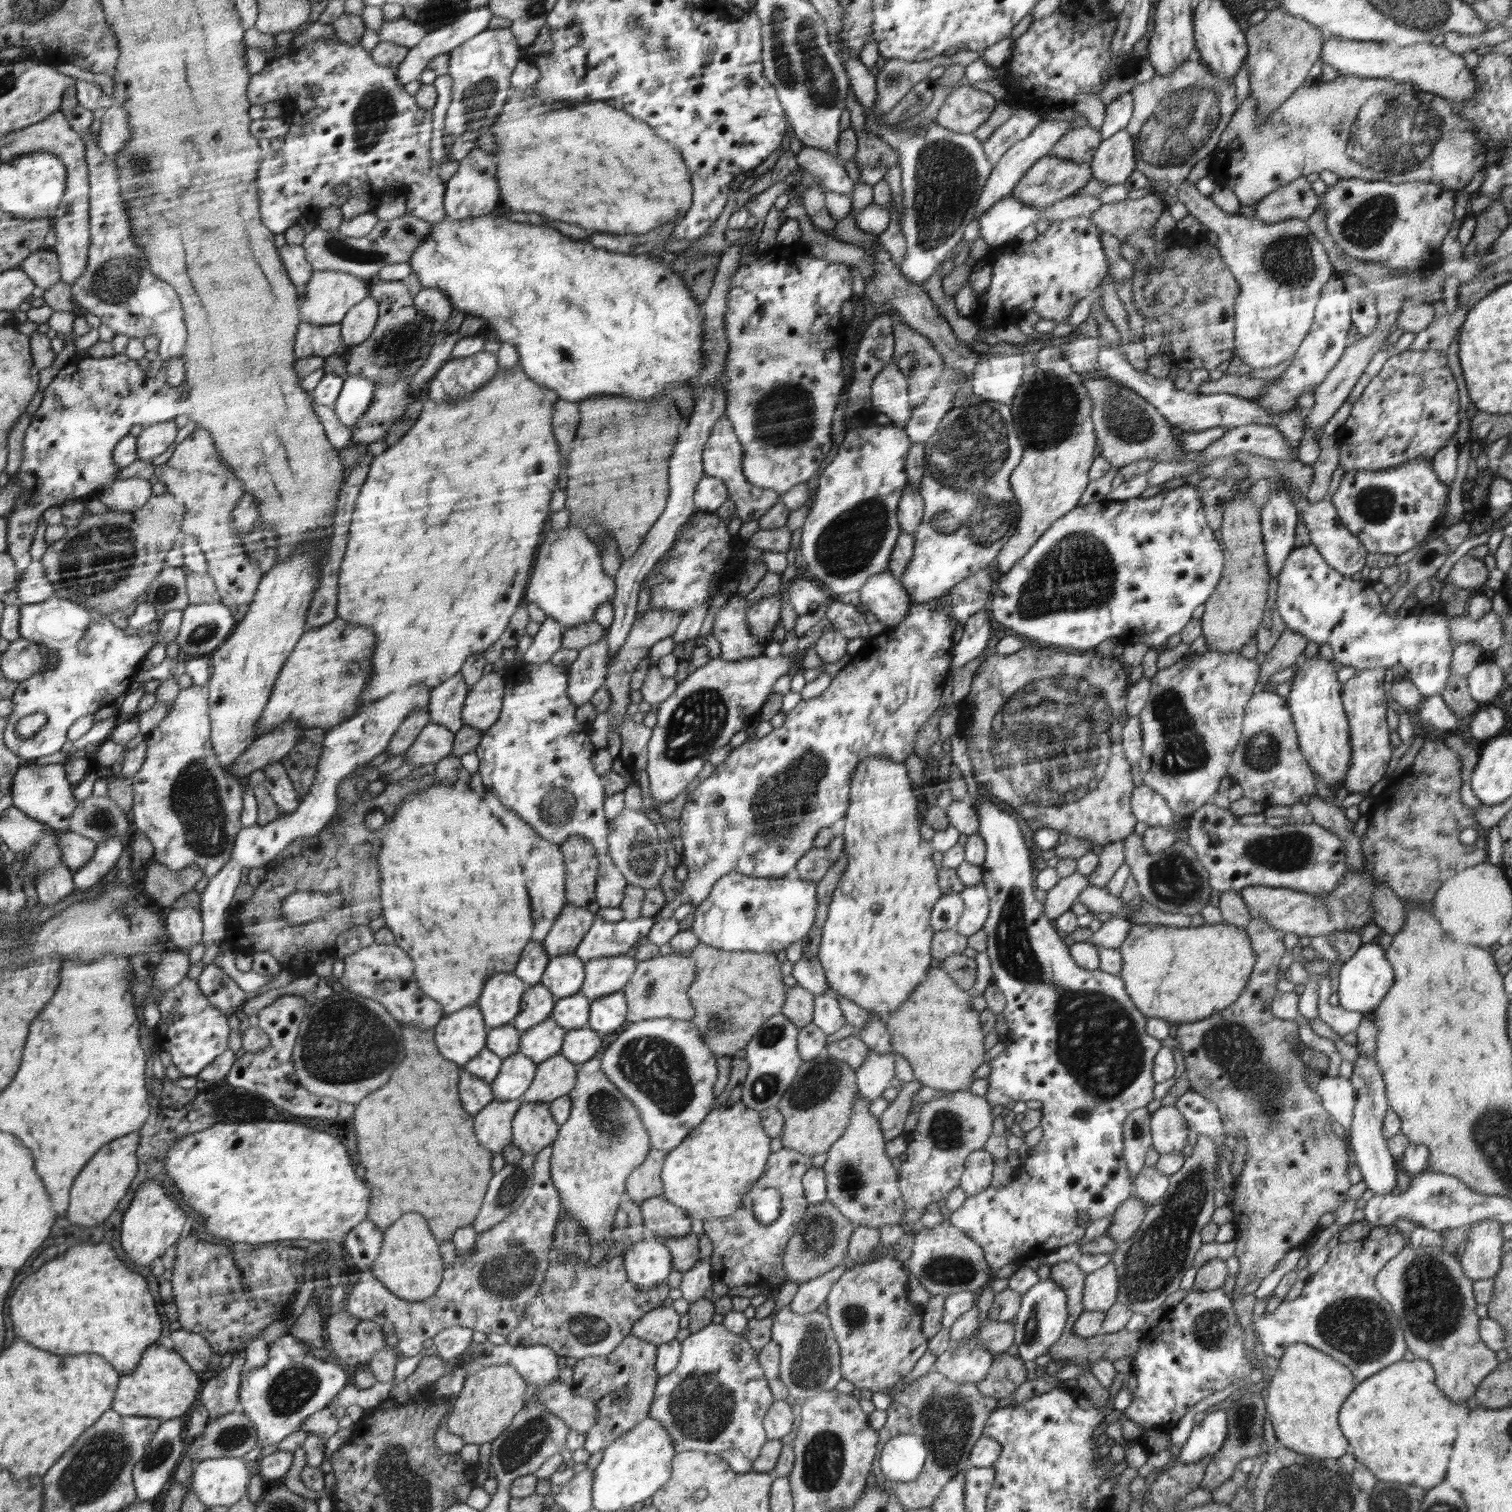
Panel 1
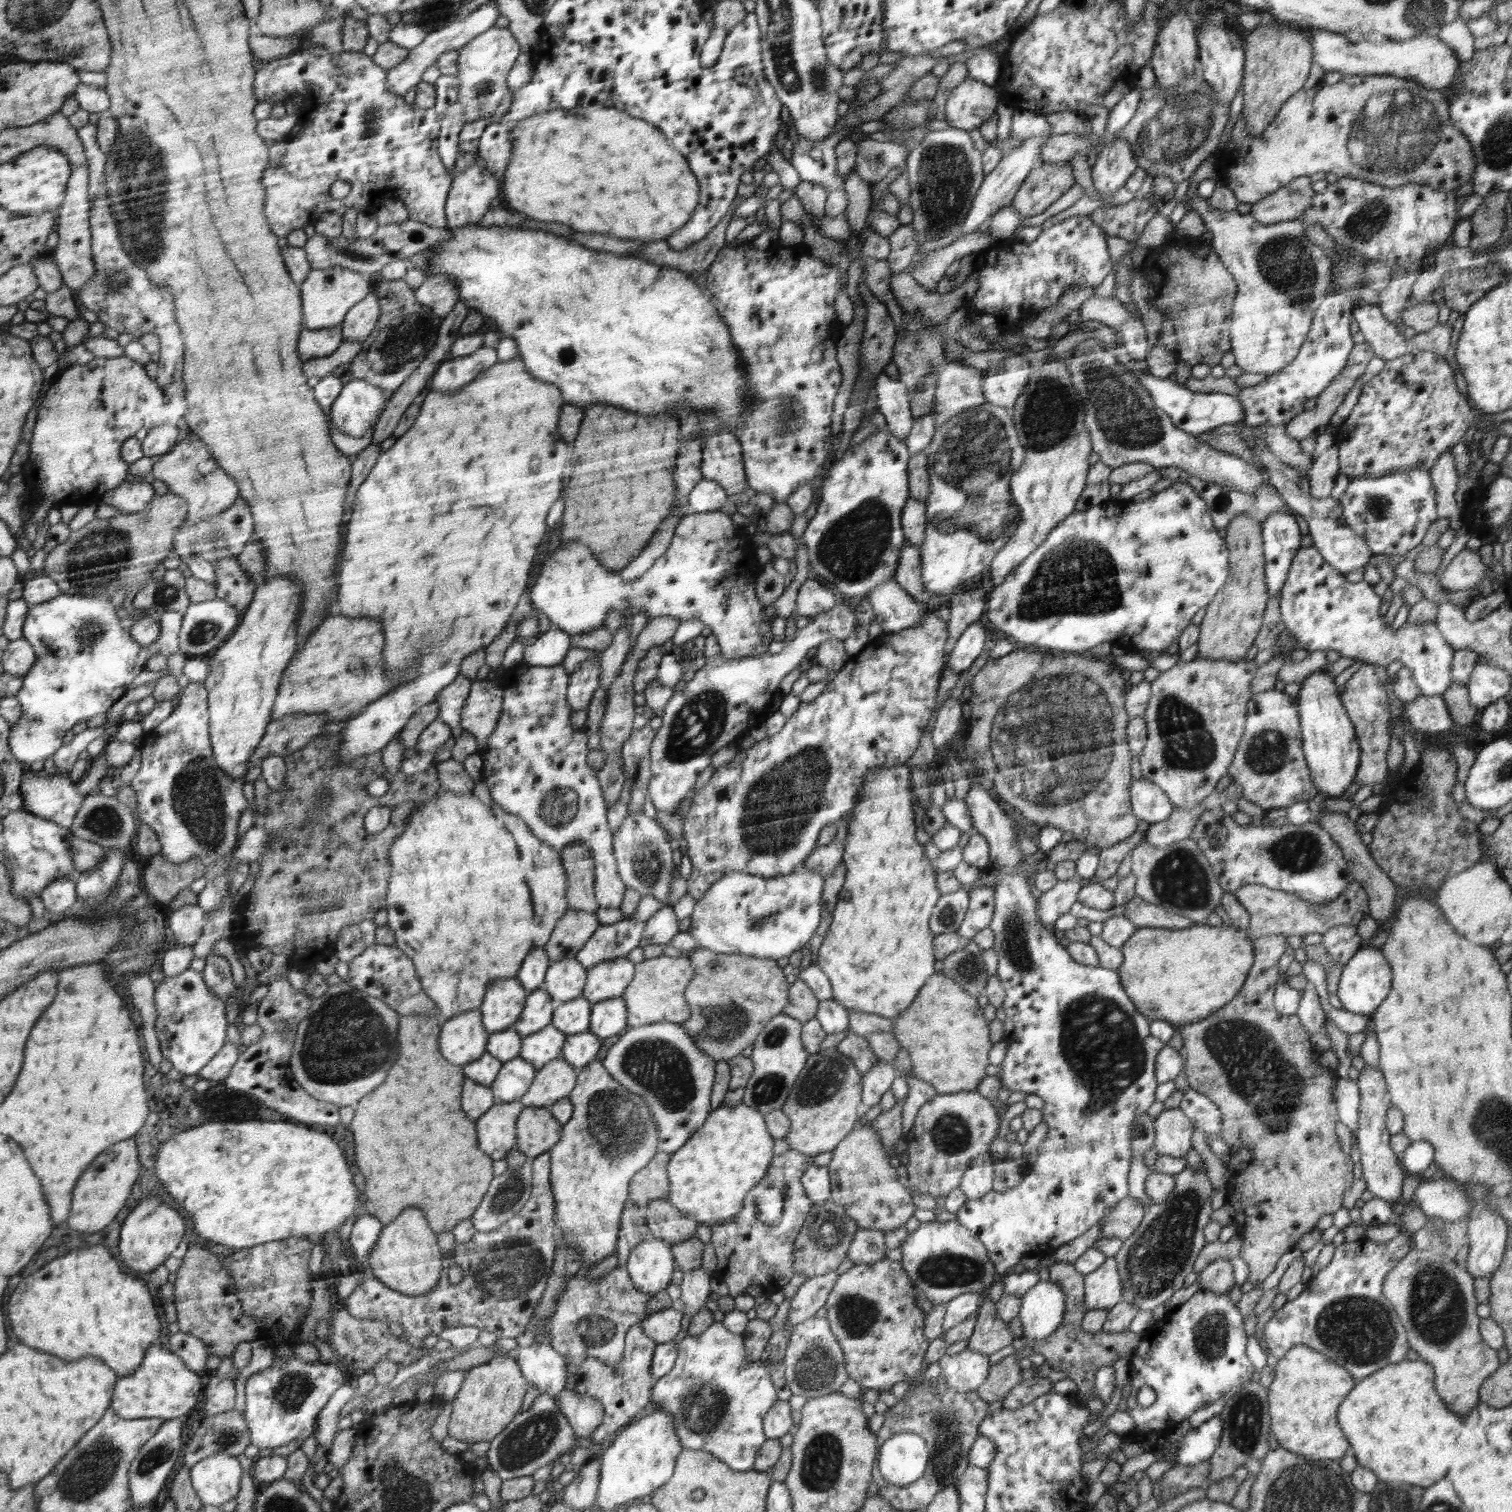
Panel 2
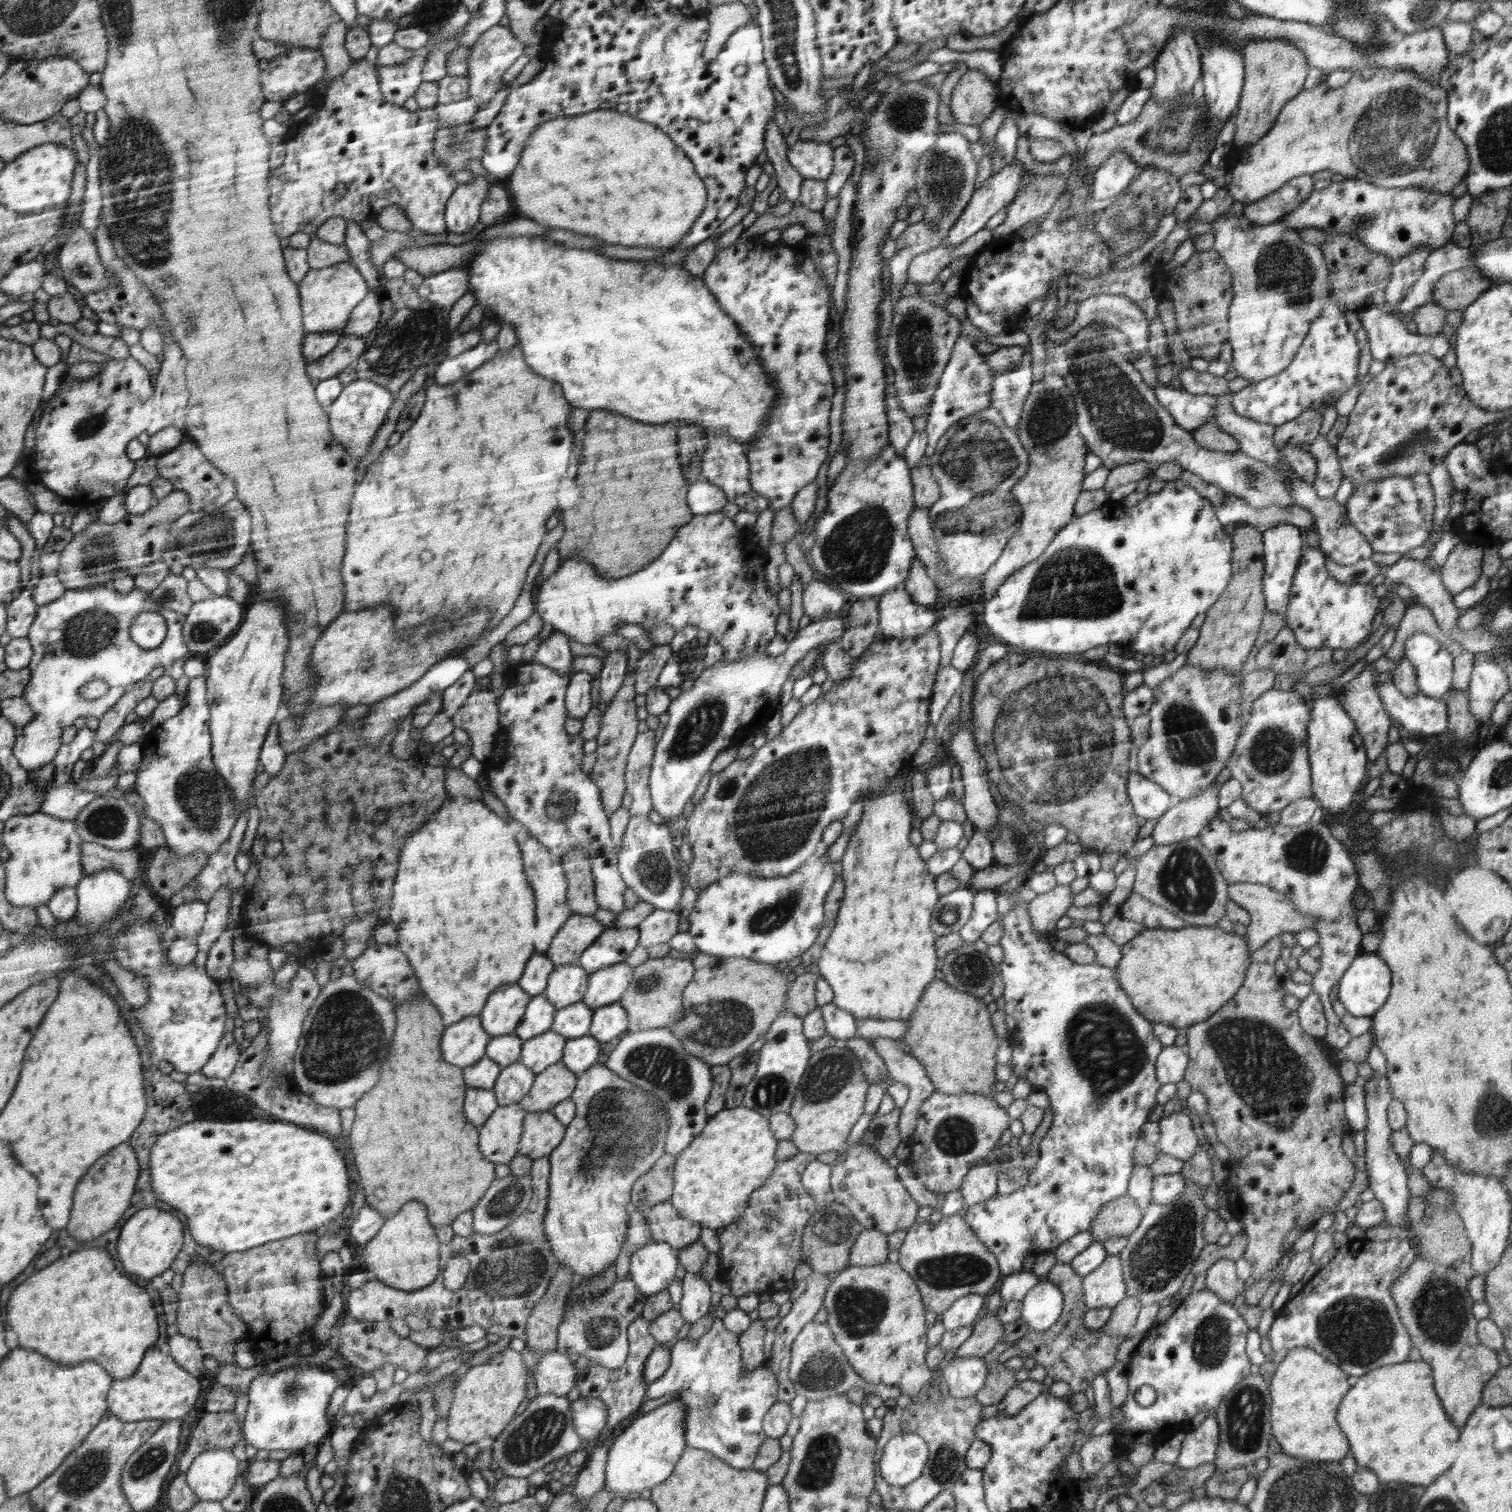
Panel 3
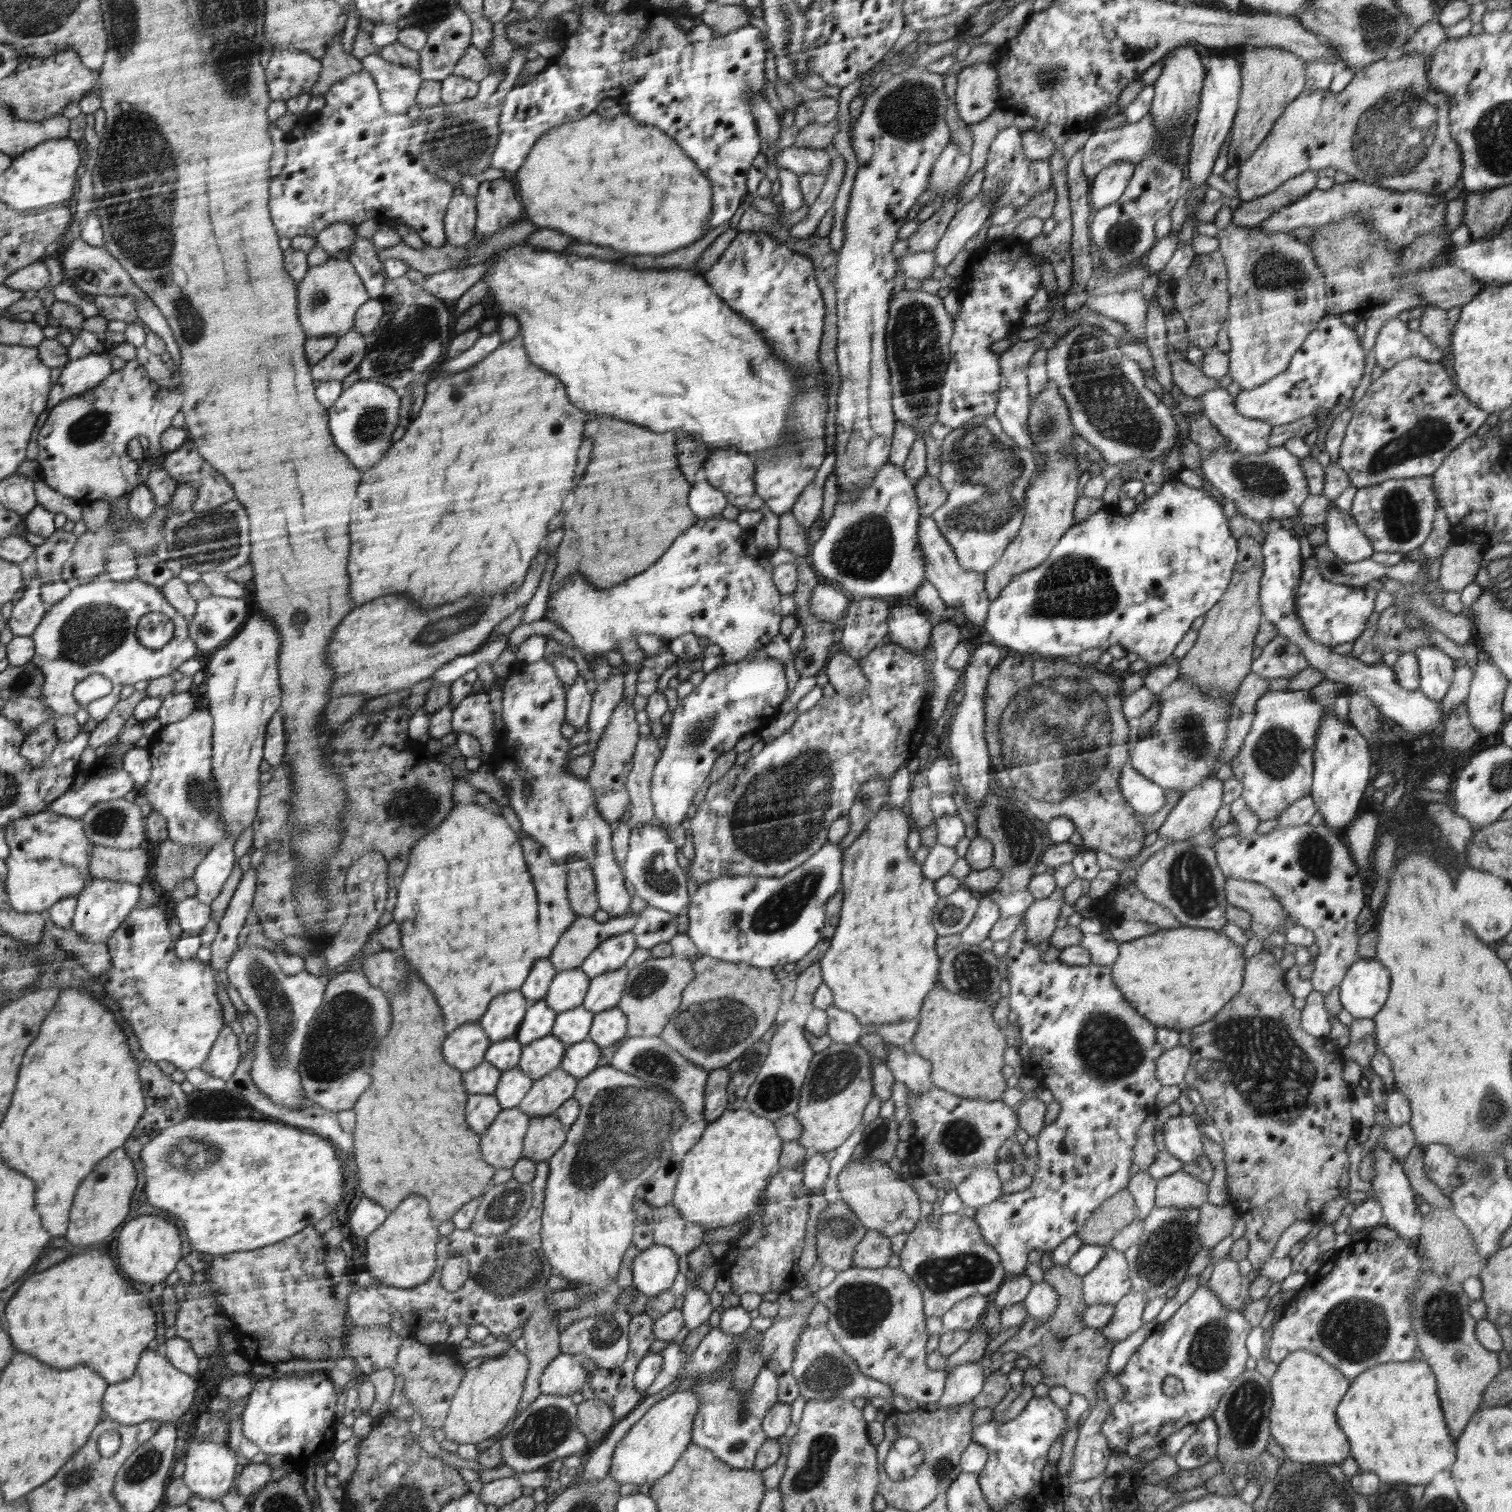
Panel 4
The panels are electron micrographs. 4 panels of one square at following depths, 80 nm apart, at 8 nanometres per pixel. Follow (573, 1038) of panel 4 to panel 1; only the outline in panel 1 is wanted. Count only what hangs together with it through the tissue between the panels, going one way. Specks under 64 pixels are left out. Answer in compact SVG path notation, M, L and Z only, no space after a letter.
M581 992L558 999L550 1018L557 1021L562 1028L574 1030L589 1026L589 1008L592 1002Z

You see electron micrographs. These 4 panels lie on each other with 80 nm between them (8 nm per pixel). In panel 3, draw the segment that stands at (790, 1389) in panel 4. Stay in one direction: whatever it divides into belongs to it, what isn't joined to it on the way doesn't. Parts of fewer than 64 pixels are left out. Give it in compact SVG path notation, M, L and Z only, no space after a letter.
M822 1275L812 1280L807 1284L804 1294L793 1303L790 1312L782 1317L781 1321L774 1328L766 1331L763 1342L763 1363L761 1366L771 1369L777 1377L780 1385L779 1397L782 1402L790 1403L796 1396L794 1385L788 1376L791 1346L802 1327L812 1321L819 1309L823 1308L824 1295L826 1295L826 1290L829 1289L830 1283L831 1278L827 1275Z

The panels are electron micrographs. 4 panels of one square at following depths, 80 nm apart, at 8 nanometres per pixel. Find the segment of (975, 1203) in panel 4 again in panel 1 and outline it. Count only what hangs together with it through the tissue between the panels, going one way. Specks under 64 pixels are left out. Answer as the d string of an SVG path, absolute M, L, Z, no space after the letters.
M980 1149L970 1156L970 1164L966 1164L966 1176L961 1176L962 1190L967 1196L976 1196L990 1187L994 1164L992 1154L986 1149Z

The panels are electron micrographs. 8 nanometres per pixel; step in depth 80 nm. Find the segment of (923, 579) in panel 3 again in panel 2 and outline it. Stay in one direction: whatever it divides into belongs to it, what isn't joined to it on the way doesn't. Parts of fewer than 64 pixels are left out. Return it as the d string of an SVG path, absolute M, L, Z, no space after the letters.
M906 539L899 554L895 581L917 601L927 602L934 594L929 594L929 592L925 591L919 566L919 548Z

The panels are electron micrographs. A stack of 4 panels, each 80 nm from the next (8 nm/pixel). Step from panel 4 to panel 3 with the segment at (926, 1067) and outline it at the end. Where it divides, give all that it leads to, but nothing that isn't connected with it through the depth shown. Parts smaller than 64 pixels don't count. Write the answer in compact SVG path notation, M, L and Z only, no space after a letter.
M874 1037L872 1038L872 1045L878 1056L885 1062L888 1074L894 1082L903 1082L909 1088L909 1098L902 1108L900 1128L901 1135L908 1140L909 1136L914 1132L920 1105L933 1094L936 1085L930 1080L921 1061L911 1053L904 1053L902 1041L886 1037Z

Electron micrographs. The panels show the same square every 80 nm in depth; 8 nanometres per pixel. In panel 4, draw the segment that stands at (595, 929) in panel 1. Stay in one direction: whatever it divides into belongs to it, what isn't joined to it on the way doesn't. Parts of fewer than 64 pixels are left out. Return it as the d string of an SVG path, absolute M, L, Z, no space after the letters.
M630 932L609 936L590 952L590 956L579 966L591 979L605 972L624 967L637 948L637 937Z

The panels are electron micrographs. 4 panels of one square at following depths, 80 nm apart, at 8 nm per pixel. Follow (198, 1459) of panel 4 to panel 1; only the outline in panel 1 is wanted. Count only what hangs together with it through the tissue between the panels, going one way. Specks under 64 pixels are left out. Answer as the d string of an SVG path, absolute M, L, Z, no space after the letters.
M209 1458L194 1464L192 1490L202 1504L233 1506L243 1498L250 1480L248 1466L241 1458Z

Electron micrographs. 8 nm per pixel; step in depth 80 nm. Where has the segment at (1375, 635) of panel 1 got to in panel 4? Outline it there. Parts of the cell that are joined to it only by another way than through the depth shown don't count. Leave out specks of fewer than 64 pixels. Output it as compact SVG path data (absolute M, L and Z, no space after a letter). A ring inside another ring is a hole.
M1314 555L1303 561L1303 573L1297 588L1297 617L1301 619L1307 637L1314 642L1332 647L1337 644L1355 642L1362 632L1366 630L1368 622L1372 619L1377 591L1366 586L1350 587L1324 580L1317 566L1318 561ZM1422 645L1412 652L1416 655L1419 666L1419 691L1426 698L1441 701L1450 689L1456 660L1436 645Z

